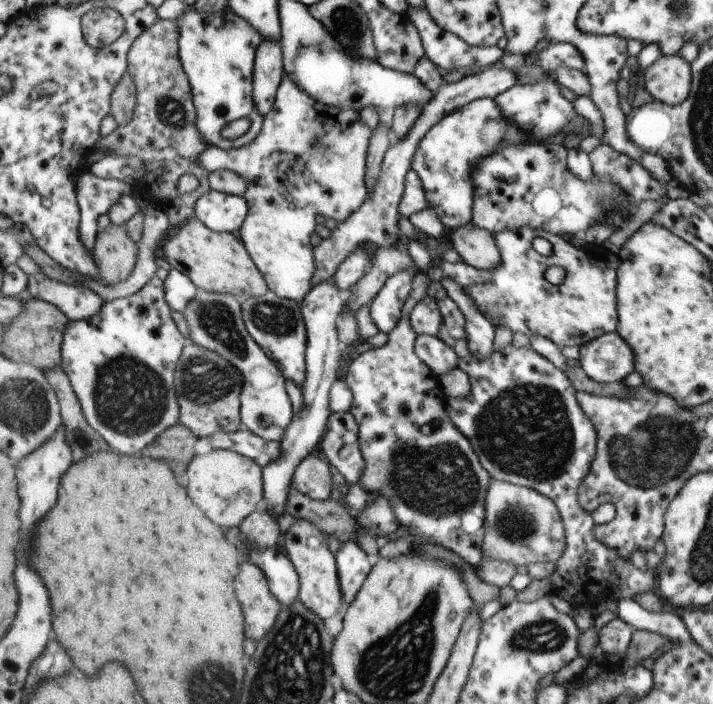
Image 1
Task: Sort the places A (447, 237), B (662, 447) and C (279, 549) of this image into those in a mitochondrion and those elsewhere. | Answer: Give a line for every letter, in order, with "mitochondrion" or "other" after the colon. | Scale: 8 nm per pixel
A: other
B: mitochondrion
C: other

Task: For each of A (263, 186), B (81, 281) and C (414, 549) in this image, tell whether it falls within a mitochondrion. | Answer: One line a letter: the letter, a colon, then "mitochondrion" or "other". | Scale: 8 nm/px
A: other
B: other
C: other

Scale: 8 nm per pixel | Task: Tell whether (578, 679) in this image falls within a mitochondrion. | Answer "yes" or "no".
no

